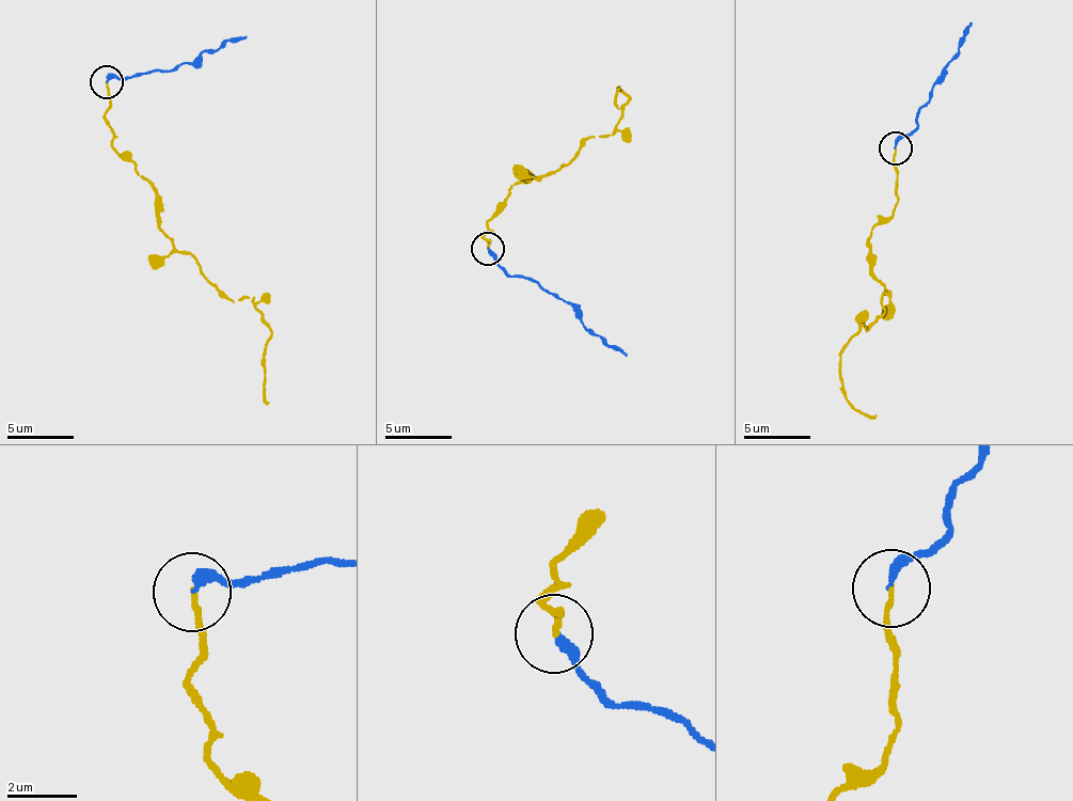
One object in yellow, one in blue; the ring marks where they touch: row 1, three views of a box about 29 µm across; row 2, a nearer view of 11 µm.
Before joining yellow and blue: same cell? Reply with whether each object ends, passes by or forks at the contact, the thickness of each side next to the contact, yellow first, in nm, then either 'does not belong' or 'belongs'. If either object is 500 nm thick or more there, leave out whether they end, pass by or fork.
yellow ends there; blue ends there; 130 nm thick on the yellow side, 260 nm on the other; does not belong

